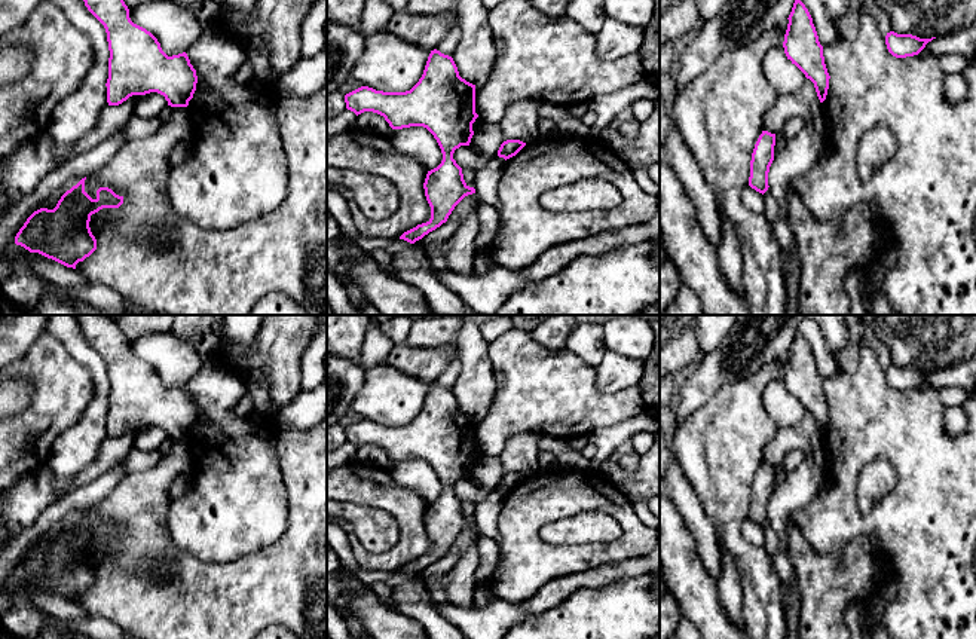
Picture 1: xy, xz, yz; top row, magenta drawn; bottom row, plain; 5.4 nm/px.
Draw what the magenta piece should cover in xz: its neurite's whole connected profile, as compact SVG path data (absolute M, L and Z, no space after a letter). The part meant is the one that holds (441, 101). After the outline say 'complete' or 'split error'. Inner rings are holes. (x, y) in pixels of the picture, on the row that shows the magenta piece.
M431 51L419 82L406 92L383 92L361 86L345 95L346 108L357 116L373 111L385 117L392 129L426 128L437 140L443 160L428 171L423 189L431 207L426 223L404 232L400 239L410 244L447 221L455 207L475 193L453 159L461 146L469 146L474 135L475 85L459 76L452 56Z; complete

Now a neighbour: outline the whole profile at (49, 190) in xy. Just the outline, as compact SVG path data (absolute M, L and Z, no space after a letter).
M114 132L91 150L49 172L31 193L9 205L7 214L0 218L0 256L9 242L15 242L16 233L34 211L53 210L67 190L101 169L126 141L122 134Z

